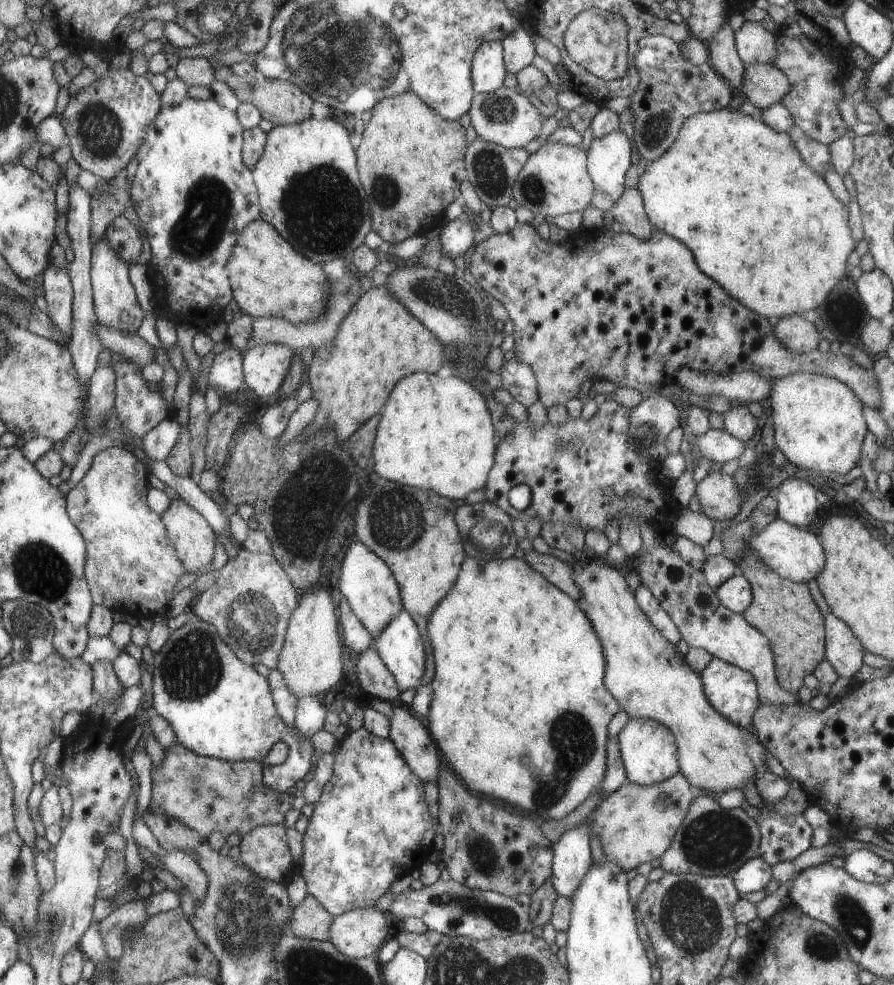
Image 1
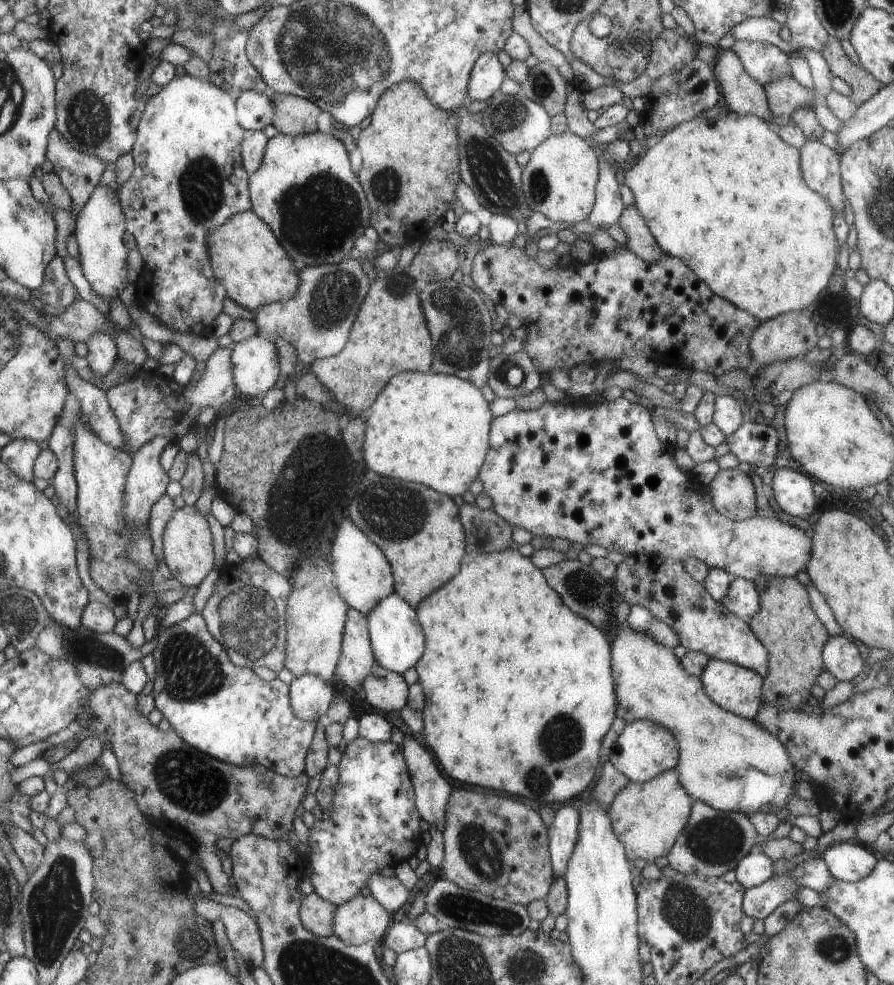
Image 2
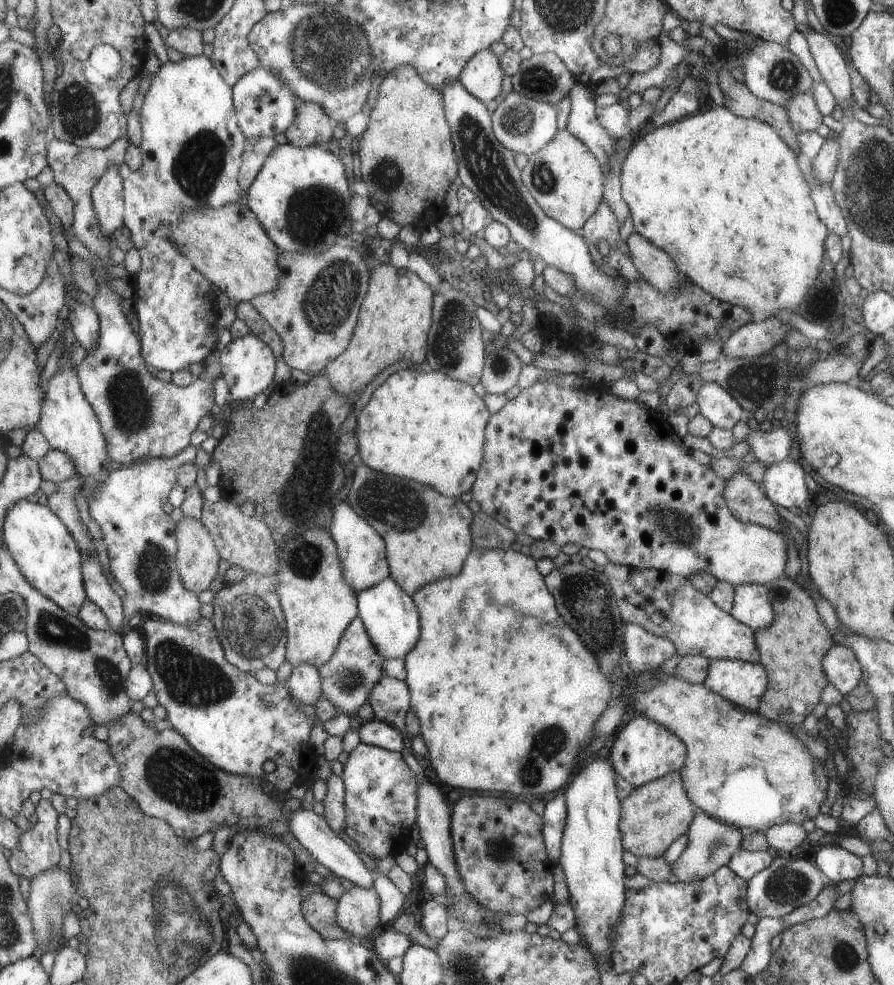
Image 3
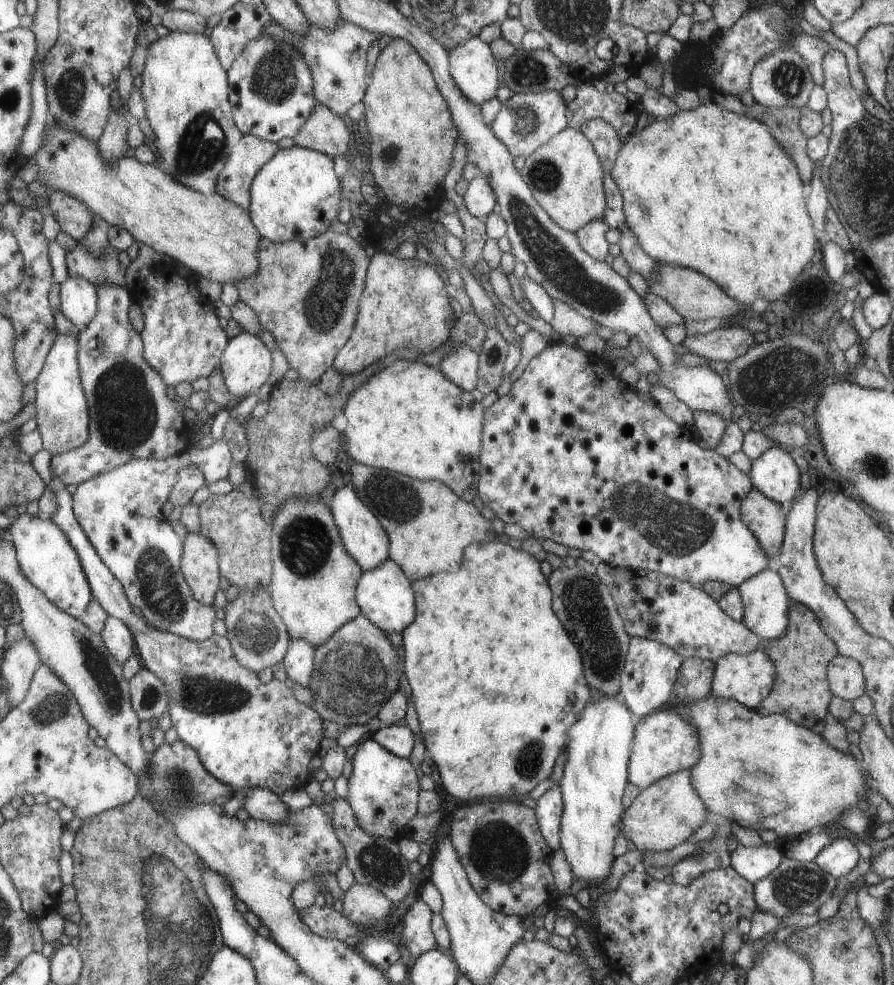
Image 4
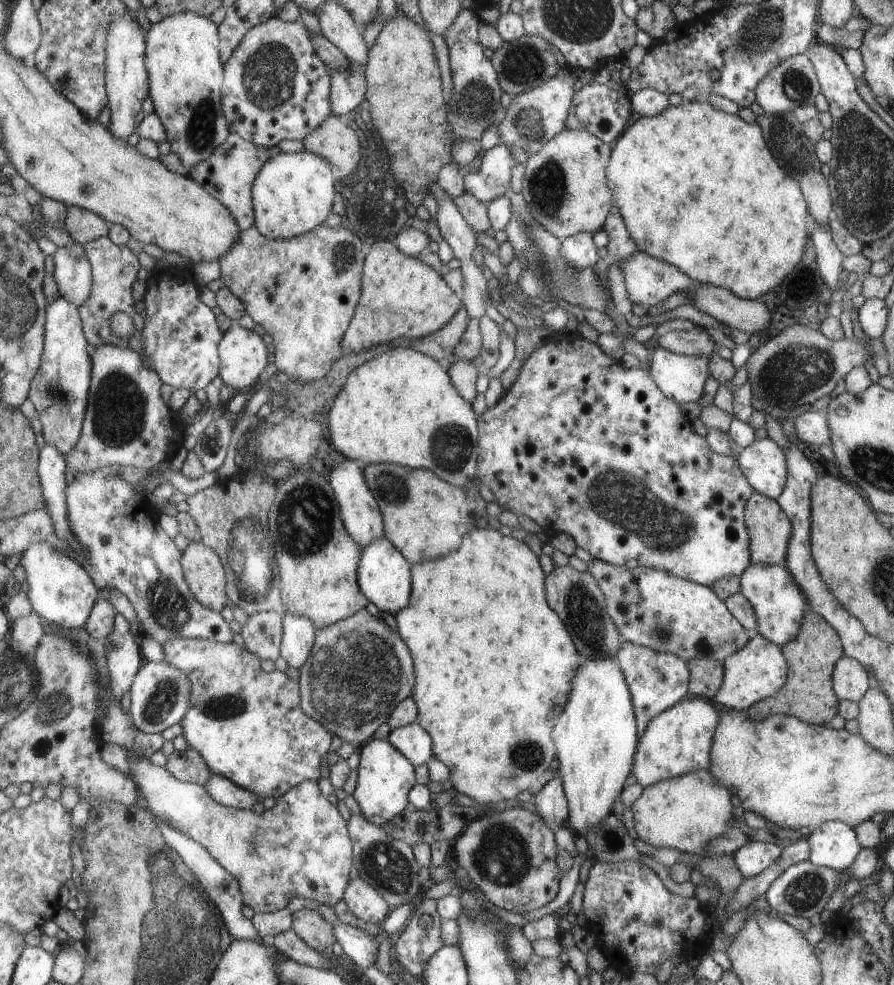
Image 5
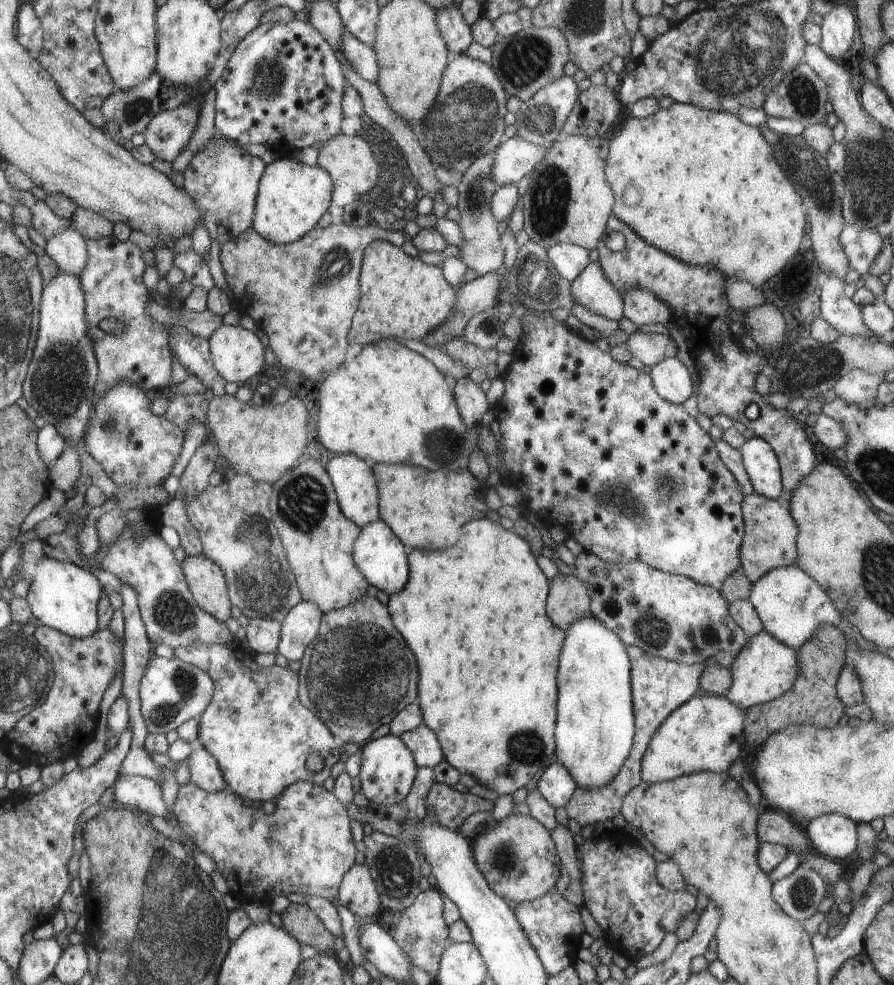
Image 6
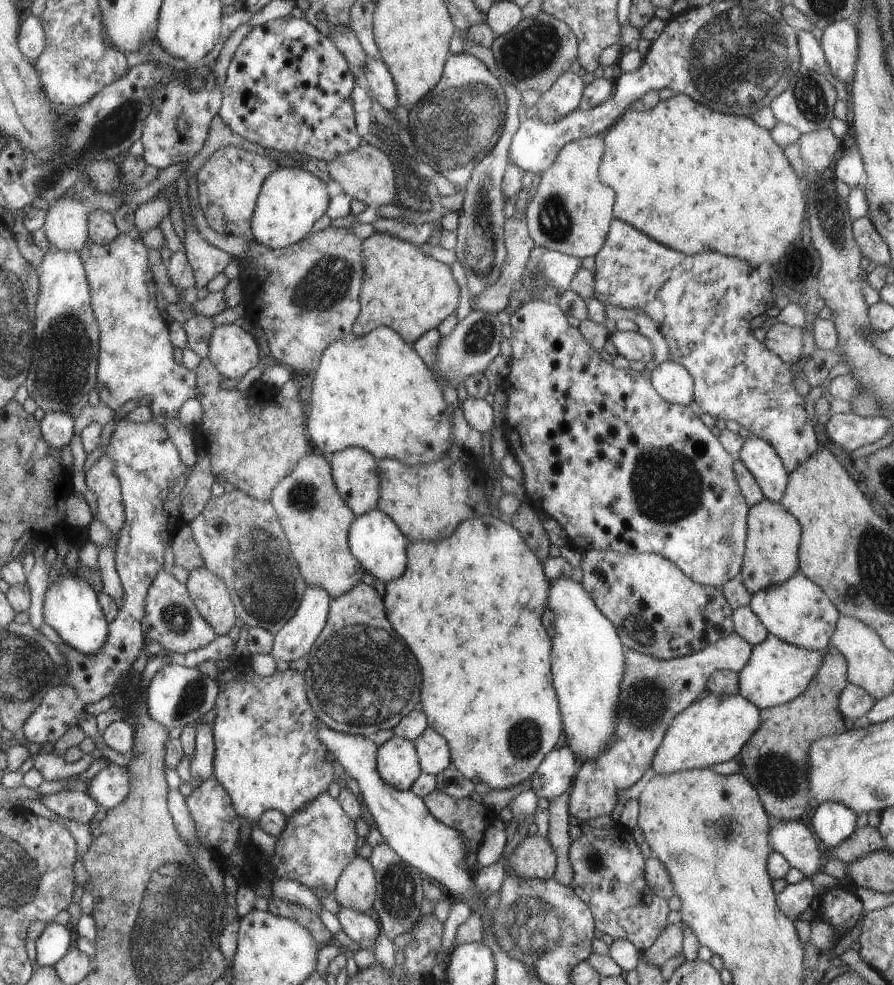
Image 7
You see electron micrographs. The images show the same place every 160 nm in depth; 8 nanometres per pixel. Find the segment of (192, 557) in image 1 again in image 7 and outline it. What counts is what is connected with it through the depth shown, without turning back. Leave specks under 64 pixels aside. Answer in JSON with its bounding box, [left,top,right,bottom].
[186,566,238,636]

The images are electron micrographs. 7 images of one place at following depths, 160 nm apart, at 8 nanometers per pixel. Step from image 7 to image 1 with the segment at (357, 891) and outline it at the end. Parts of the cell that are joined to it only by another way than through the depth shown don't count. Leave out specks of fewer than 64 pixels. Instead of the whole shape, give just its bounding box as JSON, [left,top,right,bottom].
[330,907,391,959]

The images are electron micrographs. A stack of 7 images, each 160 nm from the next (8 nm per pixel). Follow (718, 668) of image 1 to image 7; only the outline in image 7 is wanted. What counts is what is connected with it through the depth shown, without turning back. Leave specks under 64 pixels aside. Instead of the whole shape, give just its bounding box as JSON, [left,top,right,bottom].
[737,634,822,710]

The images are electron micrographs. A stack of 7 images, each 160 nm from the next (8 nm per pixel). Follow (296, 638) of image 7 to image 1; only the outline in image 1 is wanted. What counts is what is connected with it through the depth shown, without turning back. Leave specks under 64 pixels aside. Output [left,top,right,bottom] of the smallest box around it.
[295,696,329,737]

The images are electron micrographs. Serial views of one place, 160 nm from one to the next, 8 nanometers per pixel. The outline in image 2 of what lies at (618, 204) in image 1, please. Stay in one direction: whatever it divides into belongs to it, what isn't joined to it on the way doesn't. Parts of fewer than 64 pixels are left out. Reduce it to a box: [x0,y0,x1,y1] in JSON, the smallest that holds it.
[615,206,665,264]

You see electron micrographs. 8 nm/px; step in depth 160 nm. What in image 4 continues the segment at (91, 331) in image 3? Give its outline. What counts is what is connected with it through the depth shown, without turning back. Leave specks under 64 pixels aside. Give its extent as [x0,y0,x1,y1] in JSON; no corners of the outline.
[61,274,98,330]

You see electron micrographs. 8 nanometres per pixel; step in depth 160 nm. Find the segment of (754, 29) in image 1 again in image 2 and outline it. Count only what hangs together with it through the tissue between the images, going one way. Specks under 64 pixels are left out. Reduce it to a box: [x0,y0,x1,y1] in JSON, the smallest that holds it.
[729,40,791,87]

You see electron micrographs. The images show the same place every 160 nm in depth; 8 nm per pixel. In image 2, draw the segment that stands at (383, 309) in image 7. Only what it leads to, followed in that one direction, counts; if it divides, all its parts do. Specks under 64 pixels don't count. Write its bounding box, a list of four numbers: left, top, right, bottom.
[309,270,433,419]

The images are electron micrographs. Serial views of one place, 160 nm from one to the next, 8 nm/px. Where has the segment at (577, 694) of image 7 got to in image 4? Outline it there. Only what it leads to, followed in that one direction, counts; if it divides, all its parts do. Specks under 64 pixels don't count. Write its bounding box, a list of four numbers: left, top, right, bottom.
[558,694,637,885]

